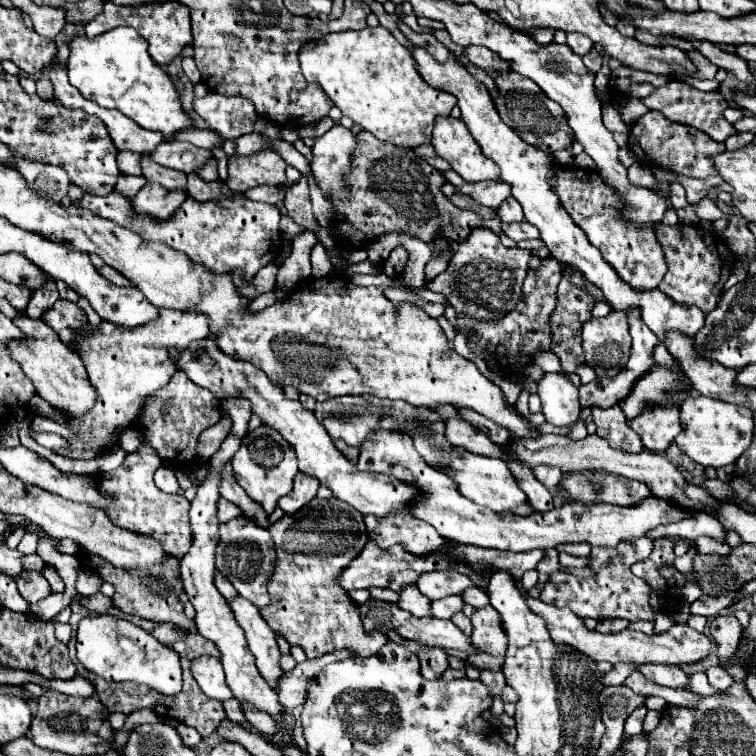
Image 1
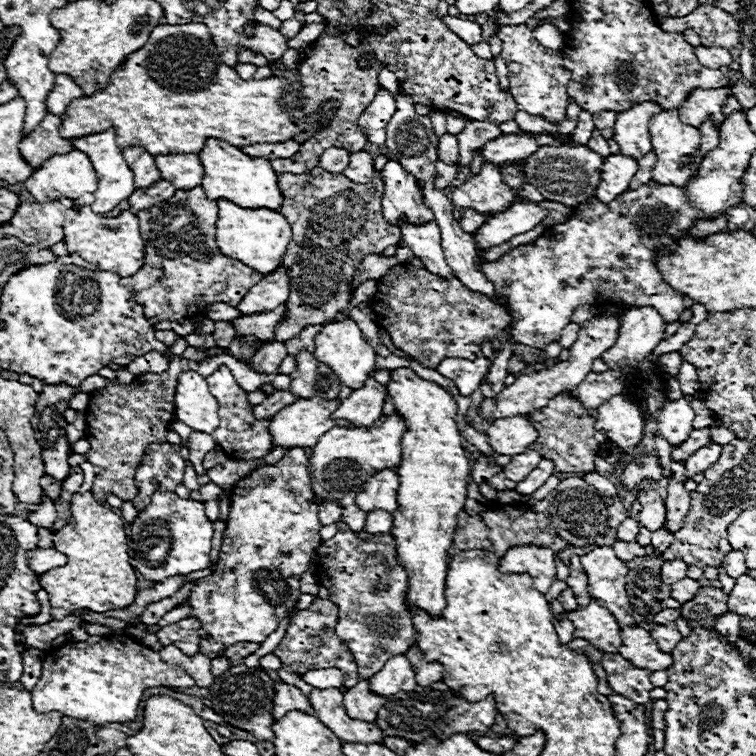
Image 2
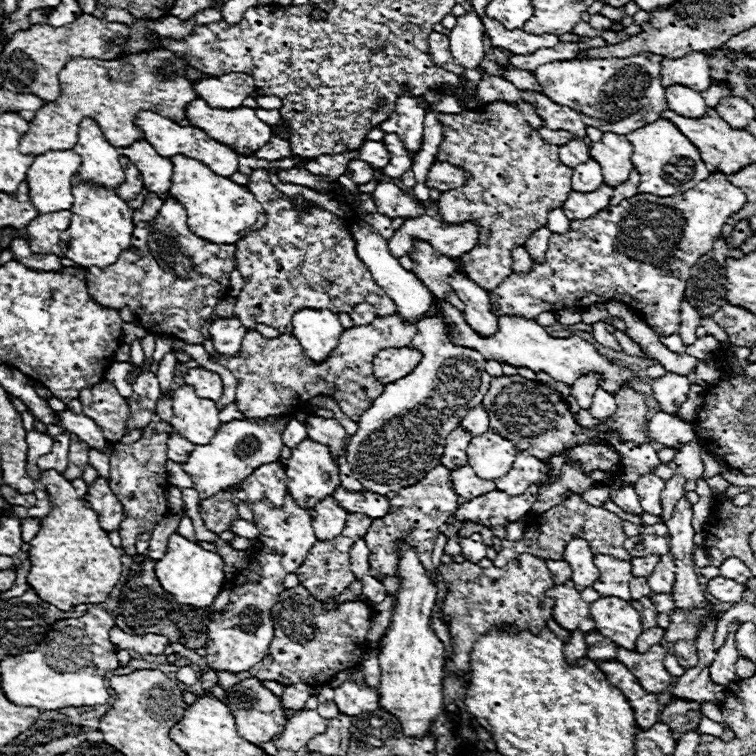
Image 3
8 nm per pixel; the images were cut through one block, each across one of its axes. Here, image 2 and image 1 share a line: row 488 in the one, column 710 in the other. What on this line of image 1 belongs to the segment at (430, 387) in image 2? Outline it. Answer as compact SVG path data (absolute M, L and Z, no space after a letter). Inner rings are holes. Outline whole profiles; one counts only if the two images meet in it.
M688 396L680 406L680 420L682 432L676 436L676 444L684 454L702 466L720 468L732 464L738 456L742 456L742 452L746 452L754 436L754 420L748 408L706 396Z

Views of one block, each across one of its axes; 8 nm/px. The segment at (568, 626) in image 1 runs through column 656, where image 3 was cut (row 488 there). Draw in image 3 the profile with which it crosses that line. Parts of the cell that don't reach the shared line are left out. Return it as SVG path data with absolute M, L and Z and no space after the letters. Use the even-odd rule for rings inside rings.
M654 474L640 476L640 480L634 484L634 490L640 496L640 506L644 512L648 512L652 516L662 516L660 494L664 490L664 480L660 480Z

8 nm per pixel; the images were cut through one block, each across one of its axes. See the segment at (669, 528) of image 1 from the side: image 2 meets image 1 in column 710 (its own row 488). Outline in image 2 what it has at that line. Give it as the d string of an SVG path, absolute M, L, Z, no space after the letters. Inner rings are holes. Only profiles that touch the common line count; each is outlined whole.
M542 458L540 464L538 464L538 468L536 468L528 478L524 478L522 482L518 482L516 492L528 496L528 494L536 492L536 490L538 490L538 488L540 488L540 486L542 486L542 484L552 476L552 474L554 474L554 462Z

